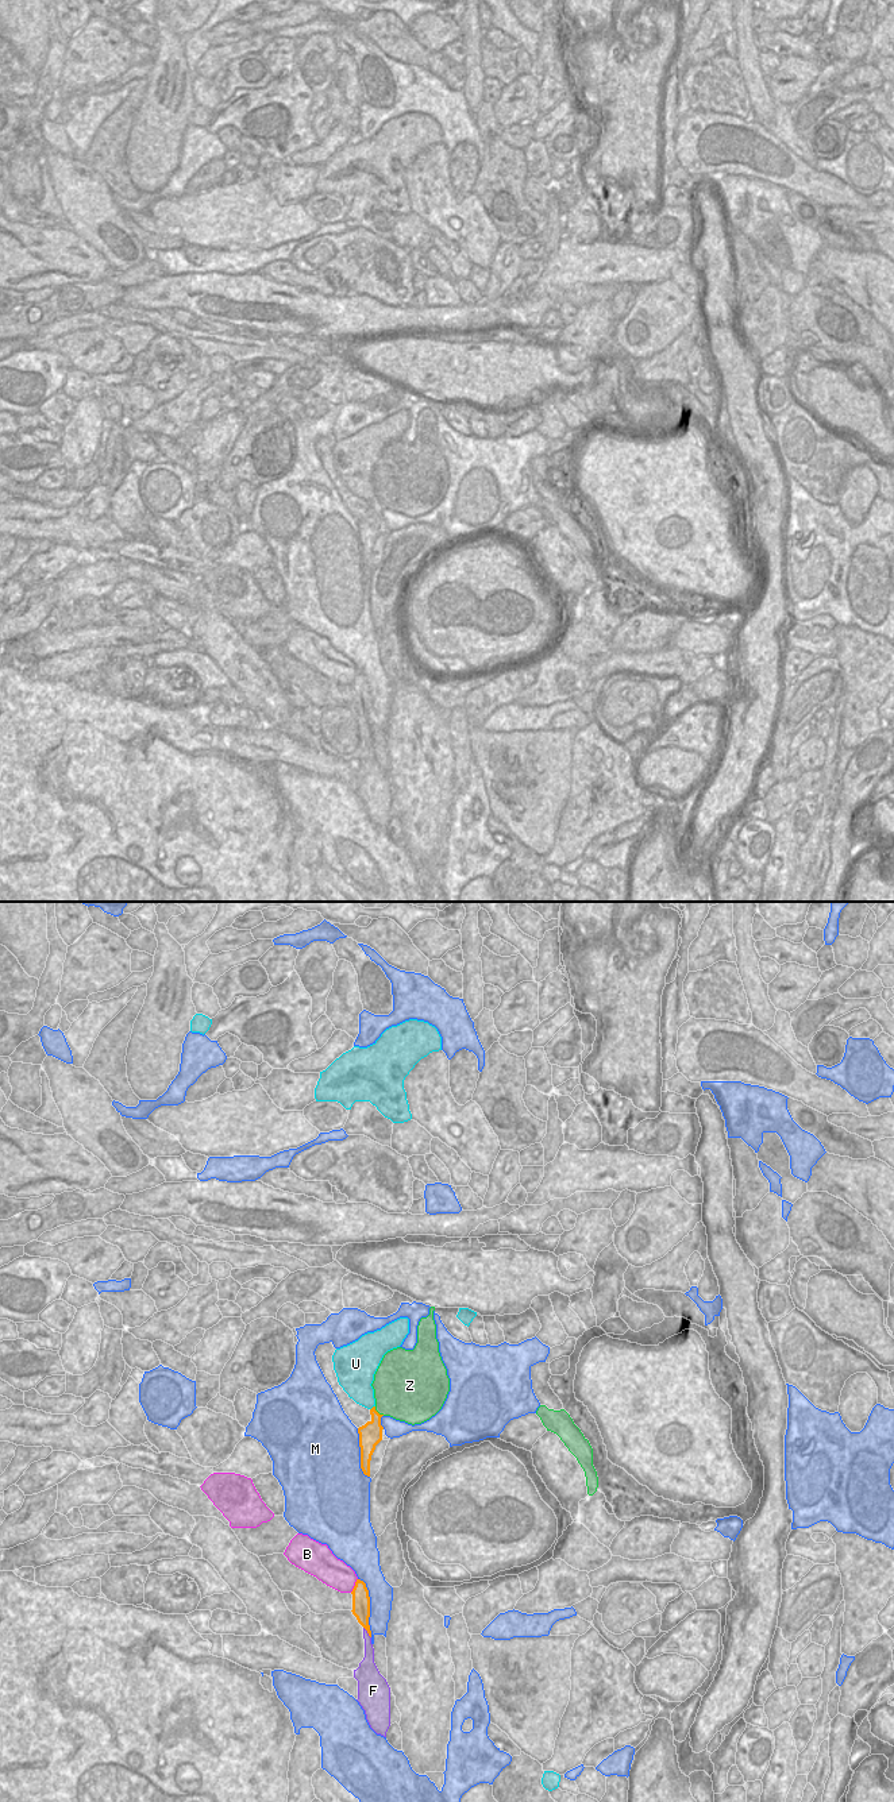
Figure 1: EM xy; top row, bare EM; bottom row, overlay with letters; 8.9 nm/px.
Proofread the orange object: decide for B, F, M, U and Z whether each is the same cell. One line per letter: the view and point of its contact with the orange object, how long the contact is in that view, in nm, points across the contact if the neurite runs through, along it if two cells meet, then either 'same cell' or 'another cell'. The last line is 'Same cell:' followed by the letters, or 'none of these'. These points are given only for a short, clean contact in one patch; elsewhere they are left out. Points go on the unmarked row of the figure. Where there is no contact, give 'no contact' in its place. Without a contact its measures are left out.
B: meets orange in xy at (355, 678); contact 150 nm long; border along xy (357, 671), (350, 685); another cell
F: meets orange in xy at (367, 725); contact 130 nm long; runs through xy (361, 698), (367, 725), (369, 744); same cell
M: meets orange in xy at (369, 699); contact 550 nm long; another cell
U: meets orange in xy at (372, 501); contact 60 nm long; another cell
Z: meets orange in xy at (377, 505); contact 120 nm long; another cell
Same cell: F

